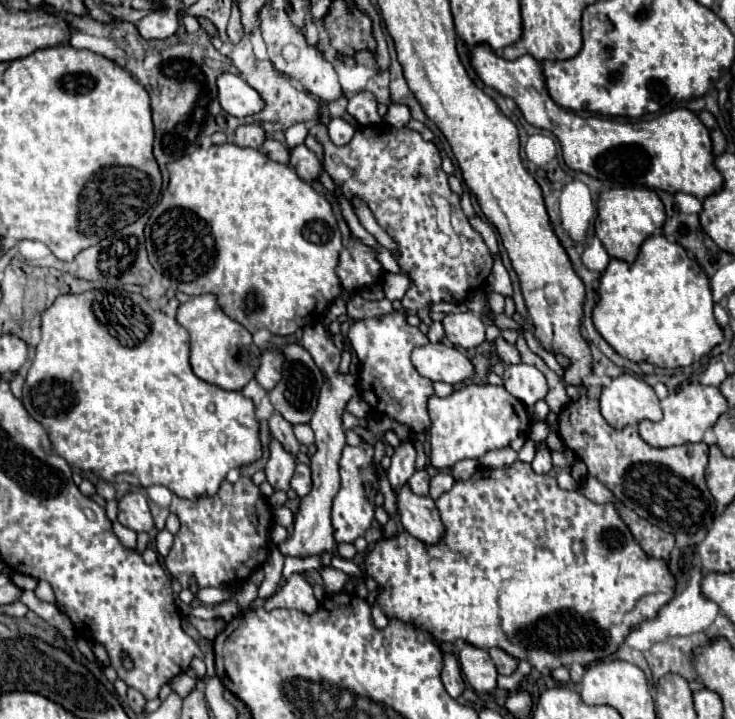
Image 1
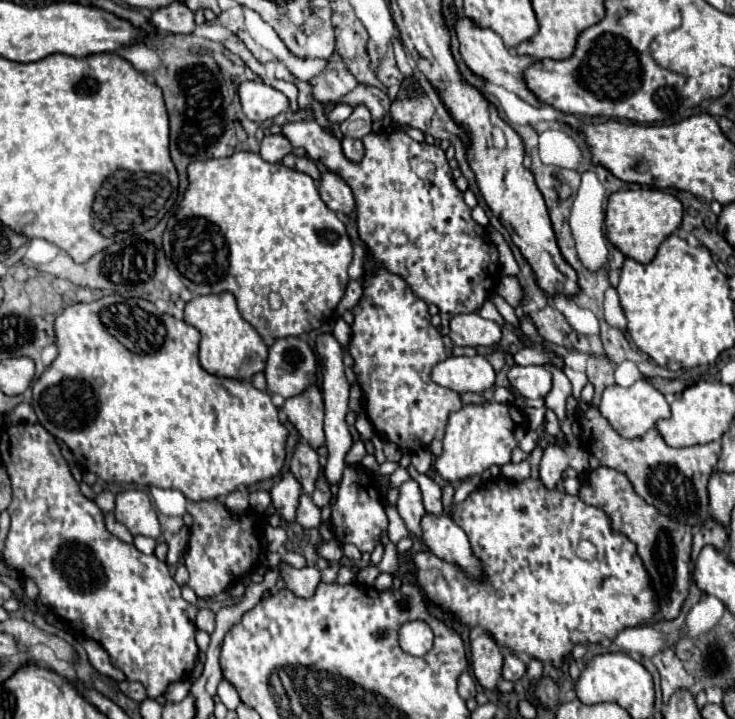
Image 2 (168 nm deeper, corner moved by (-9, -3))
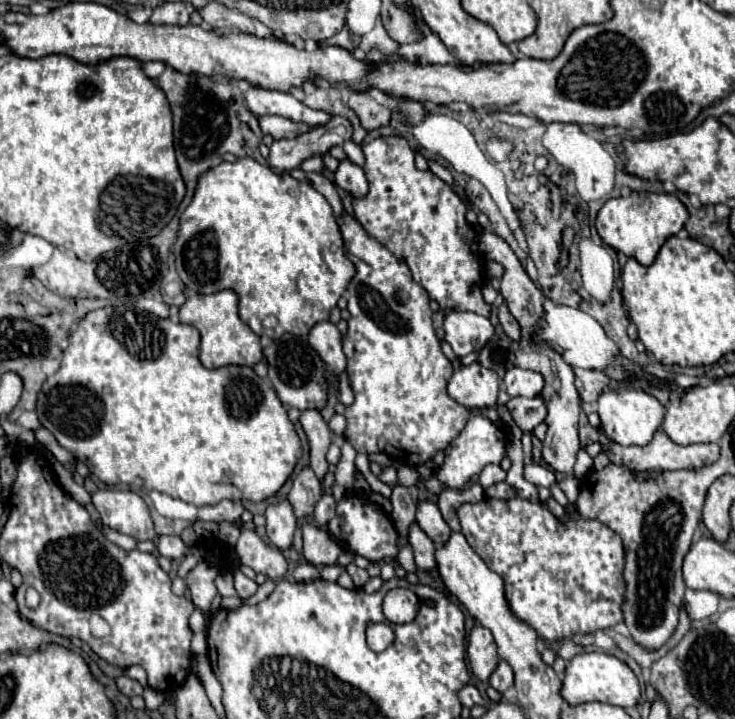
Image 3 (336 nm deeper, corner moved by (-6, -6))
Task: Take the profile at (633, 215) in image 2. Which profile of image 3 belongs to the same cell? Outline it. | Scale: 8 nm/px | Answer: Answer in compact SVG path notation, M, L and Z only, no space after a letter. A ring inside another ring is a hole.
M632 192L630 196L610 198L598 212L596 230L604 244L616 252L624 252L628 258L636 258L642 266L650 266L656 260L660 246L684 228L688 220L686 206L666 192Z

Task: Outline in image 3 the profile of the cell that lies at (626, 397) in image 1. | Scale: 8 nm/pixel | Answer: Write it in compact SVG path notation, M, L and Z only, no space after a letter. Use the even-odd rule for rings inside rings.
M624 390L620 394L616 392L602 392L598 398L598 414L600 414L600 422L602 422L602 432L624 446L636 444L636 446L646 446L650 442L650 438L654 436L654 432L660 428L662 420L664 420L664 406L648 392L644 390Z

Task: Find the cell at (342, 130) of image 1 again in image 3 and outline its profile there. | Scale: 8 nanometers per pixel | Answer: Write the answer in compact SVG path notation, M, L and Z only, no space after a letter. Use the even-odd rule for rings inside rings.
M350 160L340 162L336 170L336 184L354 198L362 198L368 194L368 180L364 176L364 170Z

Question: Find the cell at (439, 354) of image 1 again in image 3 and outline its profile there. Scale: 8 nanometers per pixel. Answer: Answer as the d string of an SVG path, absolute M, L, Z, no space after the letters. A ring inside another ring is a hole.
M474 362L452 374L448 394L466 408L498 408L498 386L498 374Z

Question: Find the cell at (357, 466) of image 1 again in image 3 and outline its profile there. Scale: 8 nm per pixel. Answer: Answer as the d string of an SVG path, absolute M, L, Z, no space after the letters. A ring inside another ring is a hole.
M346 496L338 502L336 516L328 524L330 534L348 546L356 556L362 556L370 562L380 562L384 558L396 558L400 552L398 546L398 532L394 528L394 522L376 506L376 504L366 504L364 496Z

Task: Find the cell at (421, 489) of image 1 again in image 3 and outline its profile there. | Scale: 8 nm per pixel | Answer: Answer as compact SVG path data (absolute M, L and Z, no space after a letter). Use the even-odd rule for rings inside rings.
M420 502L418 504L418 512L416 512L416 524L420 526L420 530L424 530L428 534L428 538L434 540L434 544L446 544L446 540L450 538L450 526L444 522L438 506L434 502Z

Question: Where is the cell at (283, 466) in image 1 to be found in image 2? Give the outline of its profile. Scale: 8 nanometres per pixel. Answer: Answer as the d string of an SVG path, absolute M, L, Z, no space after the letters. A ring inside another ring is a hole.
M285 473L281 481L271 489L271 499L273 507L285 521L295 519L295 509L297 509L297 499L301 495L301 483L297 483L293 473Z

